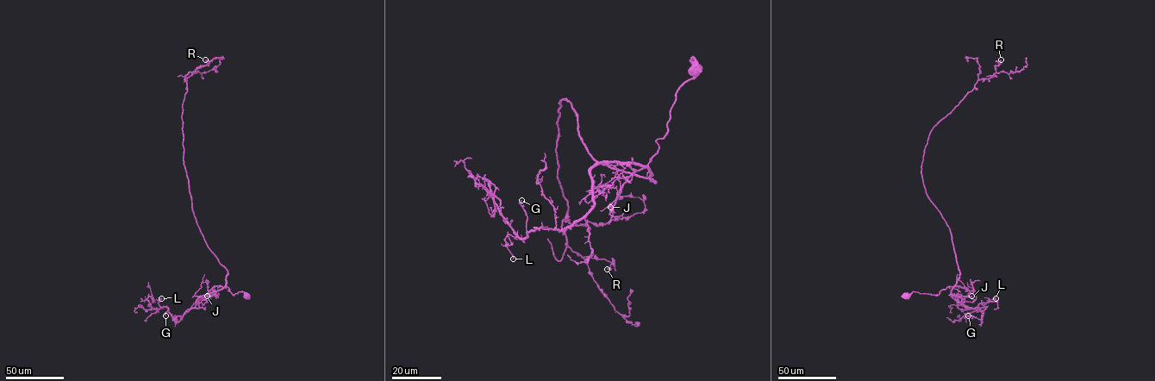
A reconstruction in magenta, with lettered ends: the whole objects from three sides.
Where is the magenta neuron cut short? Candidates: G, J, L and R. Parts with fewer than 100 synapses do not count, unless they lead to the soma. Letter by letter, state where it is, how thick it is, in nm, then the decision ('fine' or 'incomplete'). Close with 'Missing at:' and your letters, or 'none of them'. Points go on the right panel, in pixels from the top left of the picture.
G: (968, 315) | 150 nm | fine
J: (971, 296) | 300 nm | fine
L: (995, 298) | 90 nm | fine
R: (1001, 59) | 360 nm | fine
Missing at: none of them

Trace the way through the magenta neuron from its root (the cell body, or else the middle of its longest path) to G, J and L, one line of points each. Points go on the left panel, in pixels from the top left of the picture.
G: (247, 296), (225, 286), (200, 296), (199, 308), (177, 322), (168, 310), (165, 315)
J: (247, 296), (243, 291), (234, 295), (227, 286), (209, 294), (211, 296), (207, 296)
L: (247, 296), (225, 286), (200, 296), (199, 308), (177, 322), (159, 306), (161, 298)

